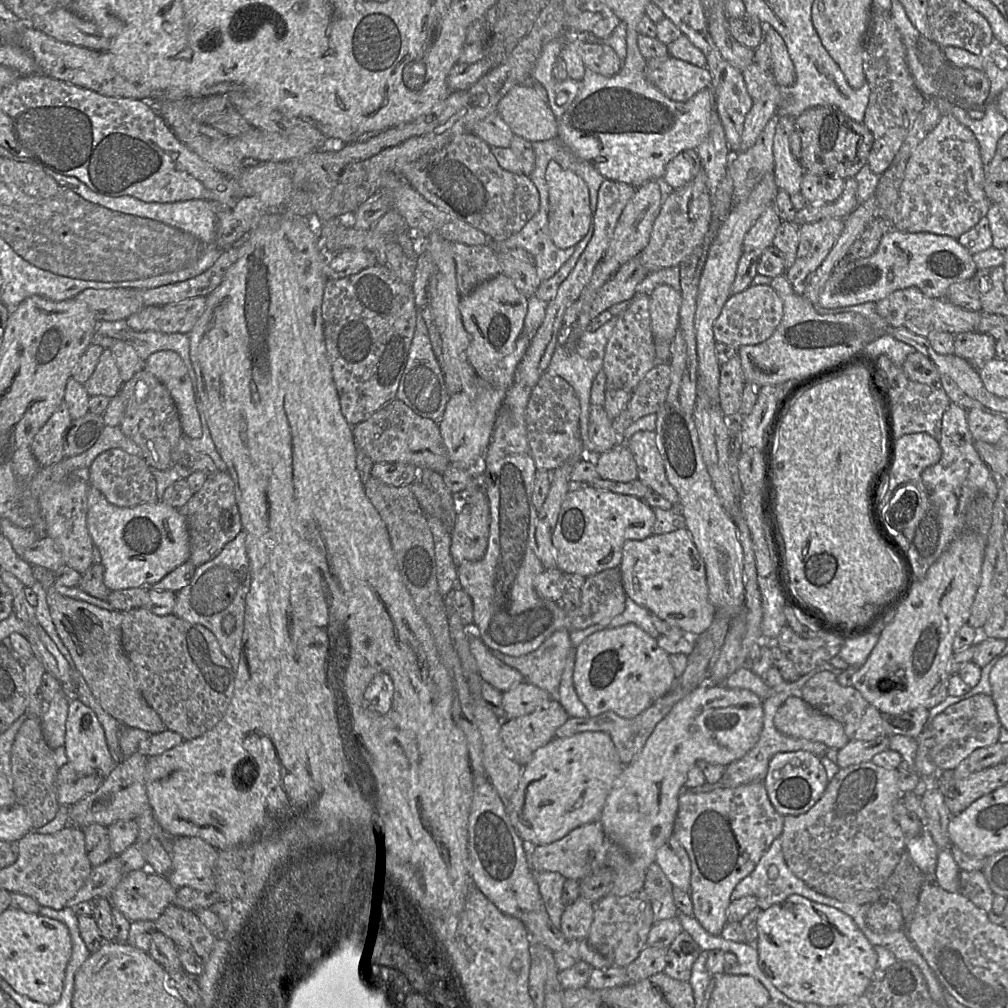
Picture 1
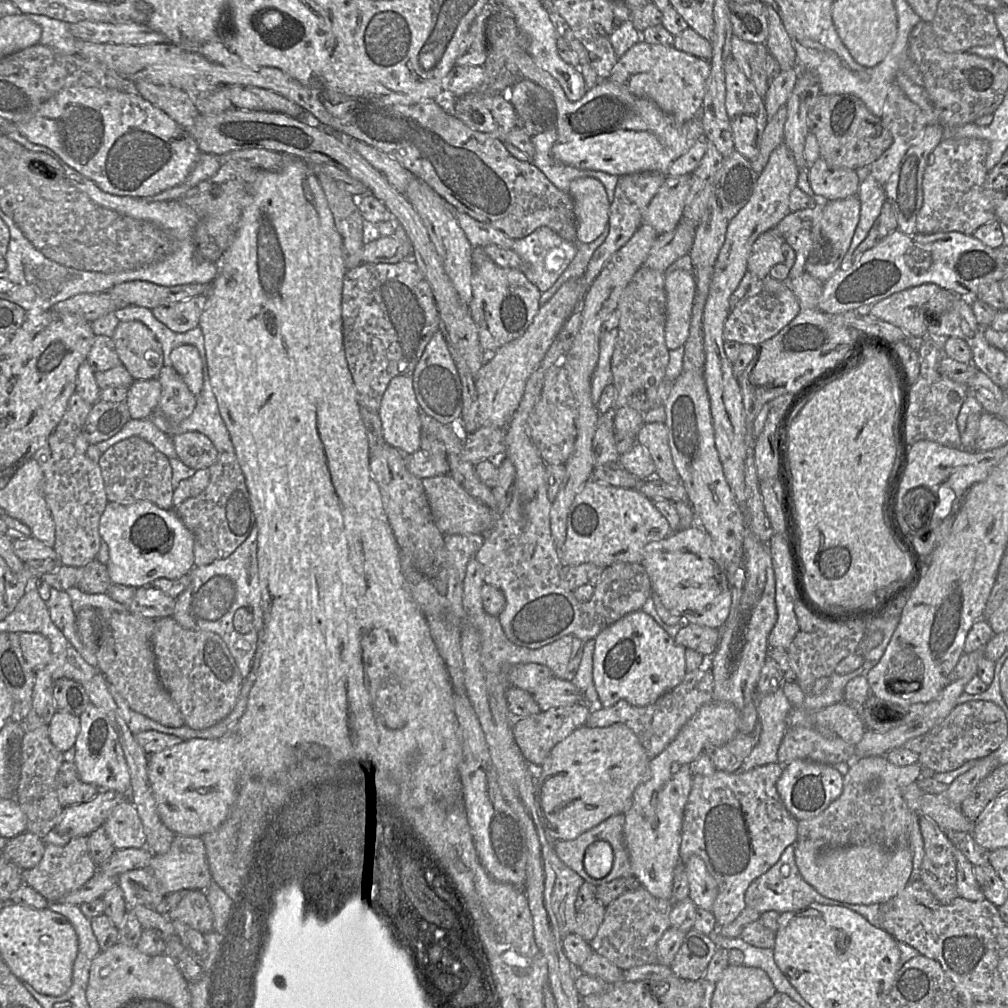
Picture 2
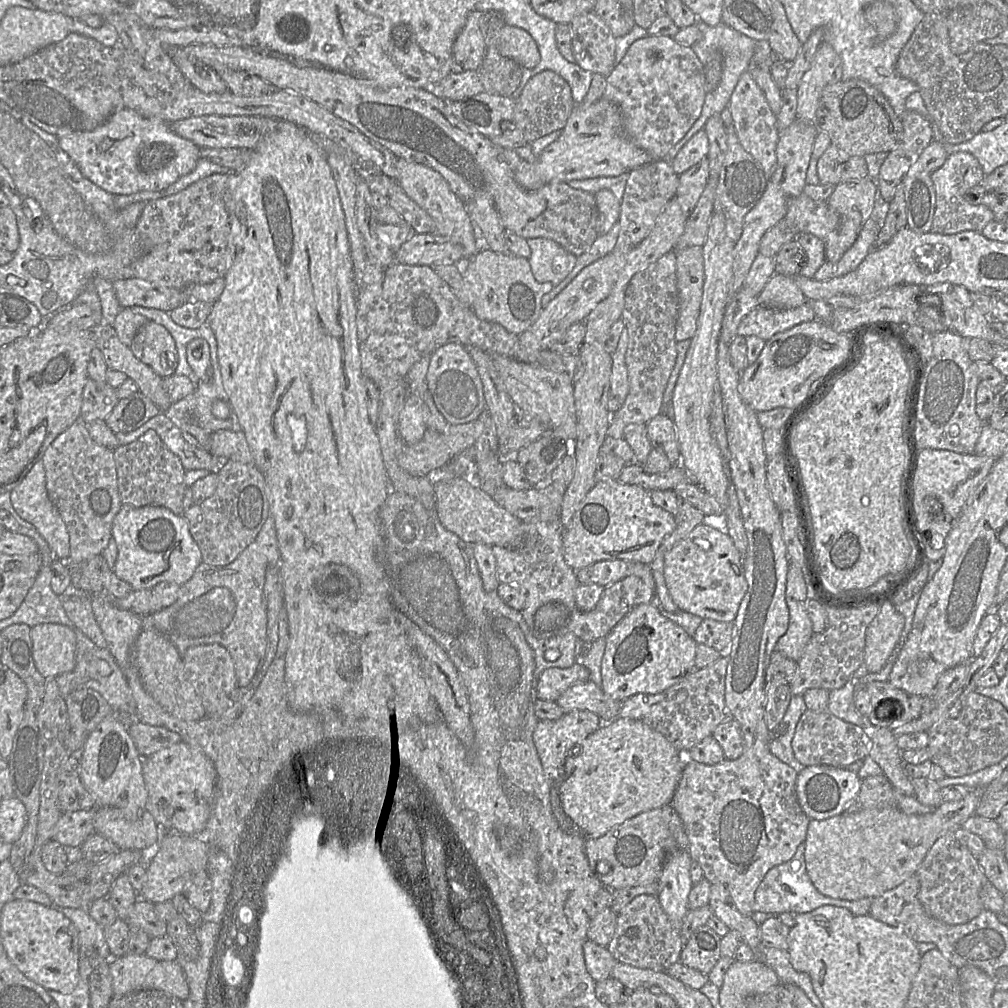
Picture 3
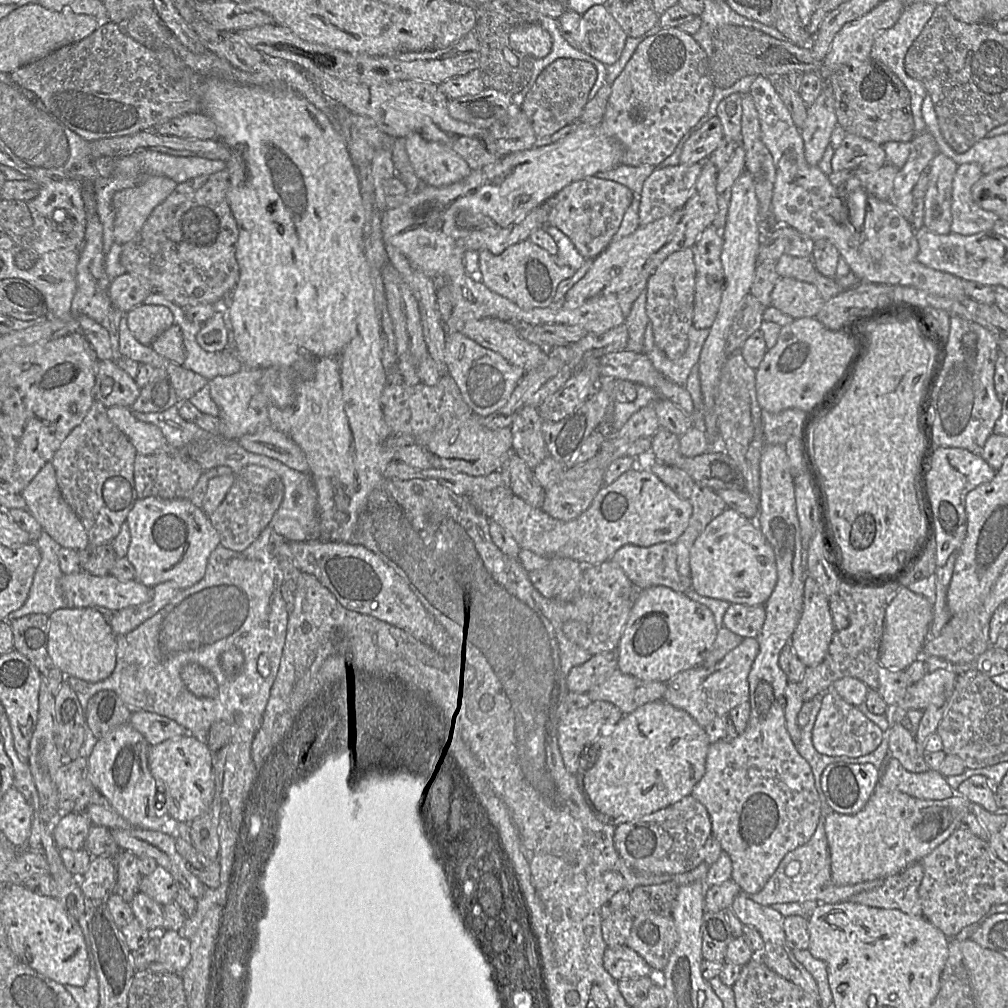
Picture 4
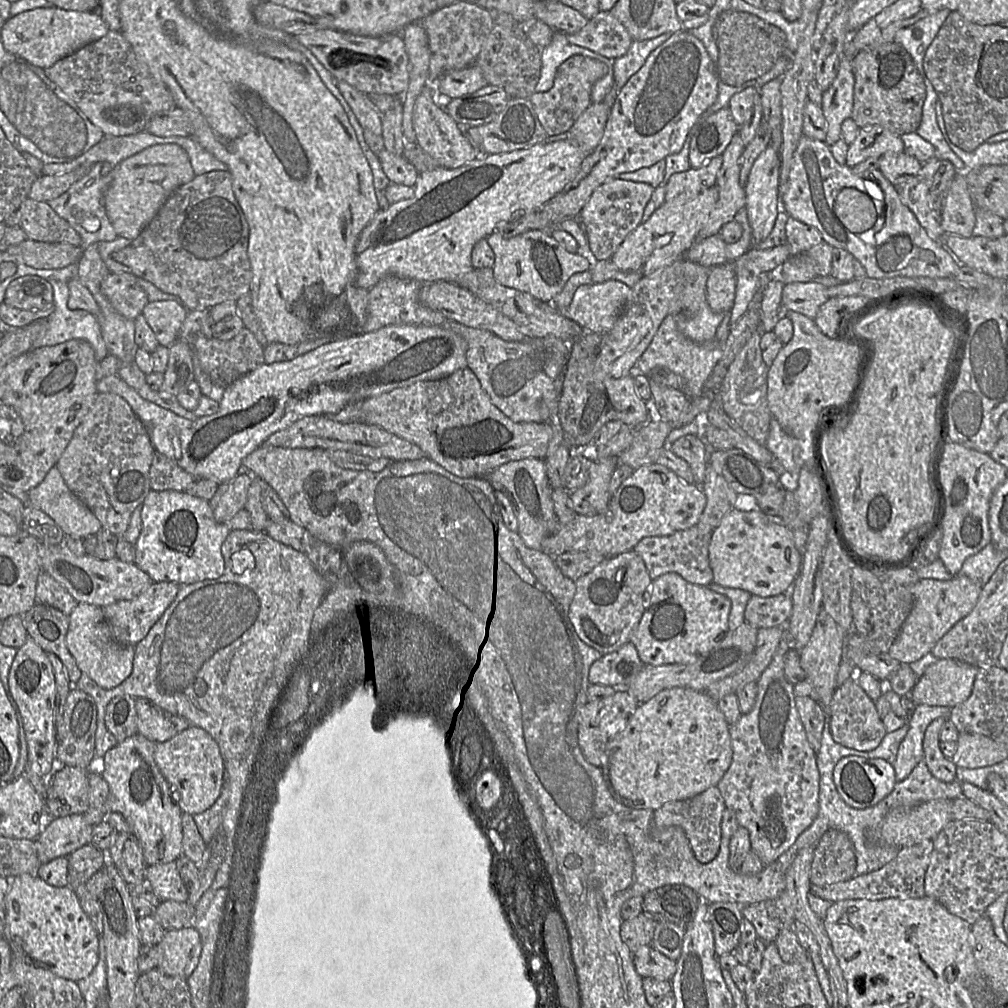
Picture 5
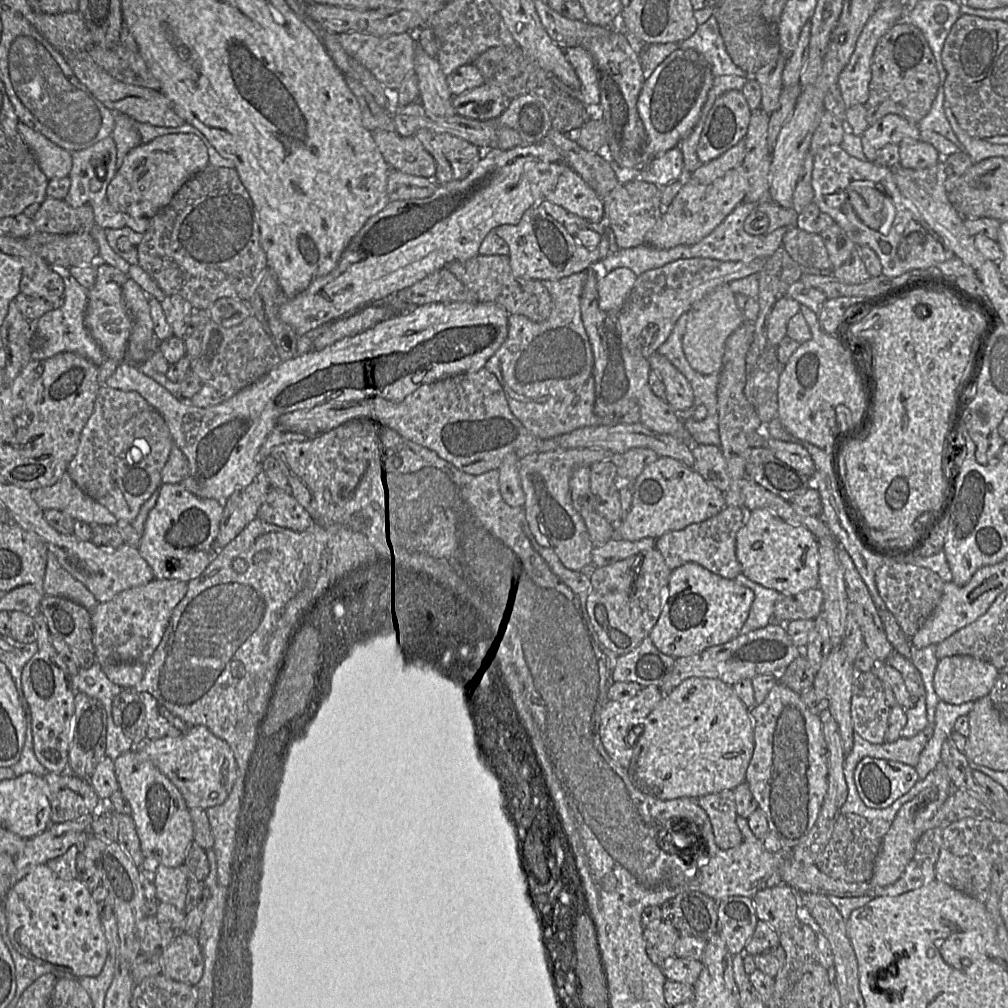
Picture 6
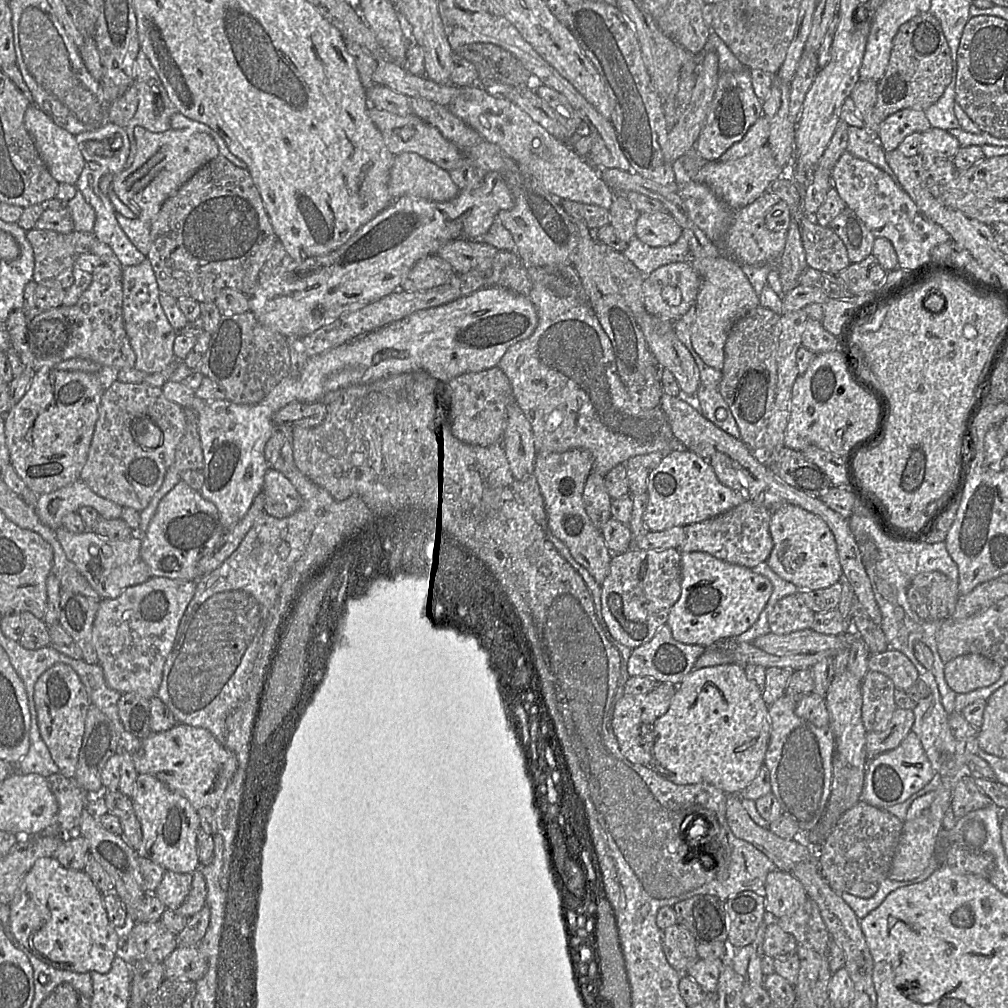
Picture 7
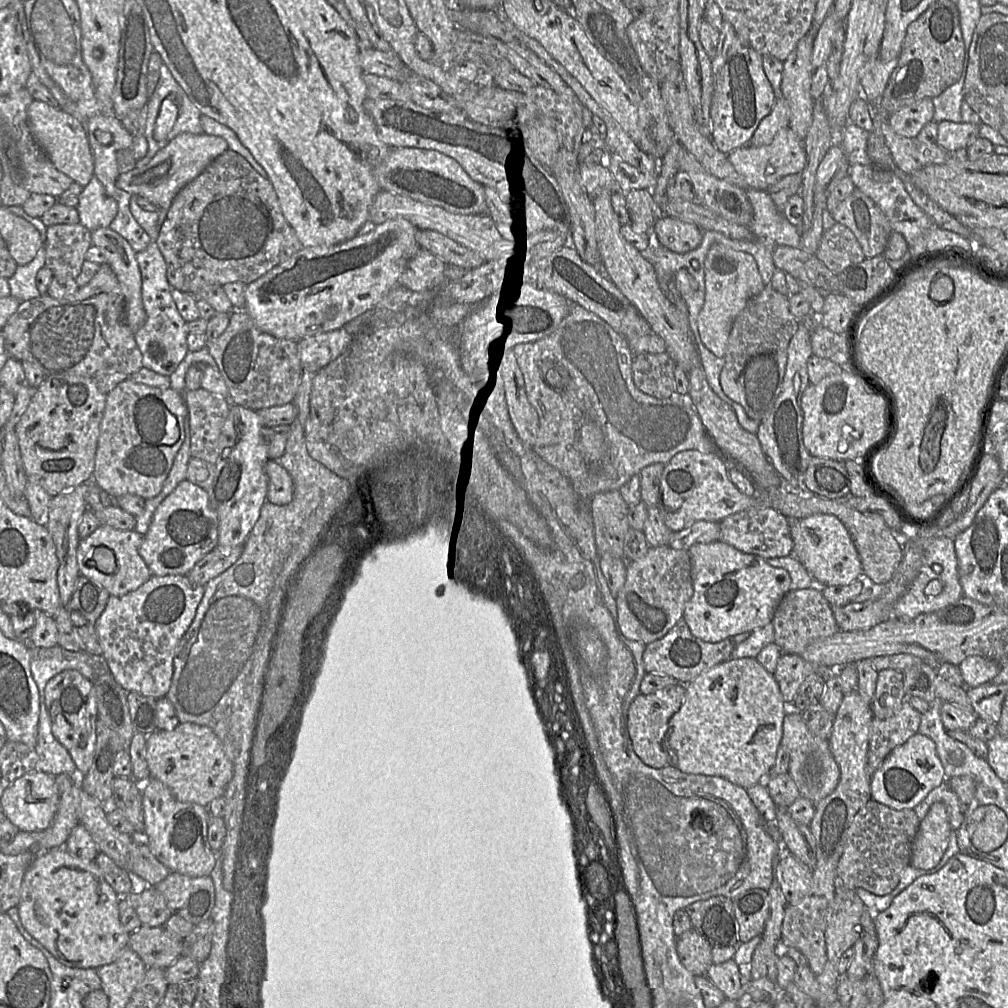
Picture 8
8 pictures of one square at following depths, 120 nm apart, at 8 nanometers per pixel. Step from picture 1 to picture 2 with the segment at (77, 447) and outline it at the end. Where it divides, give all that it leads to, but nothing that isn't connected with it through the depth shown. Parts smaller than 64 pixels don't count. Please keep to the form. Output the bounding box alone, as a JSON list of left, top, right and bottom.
[82,401,130,445]

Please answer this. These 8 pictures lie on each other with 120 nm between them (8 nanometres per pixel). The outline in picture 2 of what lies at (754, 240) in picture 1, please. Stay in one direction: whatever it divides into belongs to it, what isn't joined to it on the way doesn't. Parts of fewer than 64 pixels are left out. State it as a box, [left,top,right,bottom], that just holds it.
[748,228,784,280]

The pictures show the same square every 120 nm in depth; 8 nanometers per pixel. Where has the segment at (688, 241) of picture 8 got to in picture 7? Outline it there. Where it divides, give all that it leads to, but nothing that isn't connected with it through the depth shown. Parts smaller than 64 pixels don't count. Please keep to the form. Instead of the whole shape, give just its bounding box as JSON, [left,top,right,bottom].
[635,212,681,247]

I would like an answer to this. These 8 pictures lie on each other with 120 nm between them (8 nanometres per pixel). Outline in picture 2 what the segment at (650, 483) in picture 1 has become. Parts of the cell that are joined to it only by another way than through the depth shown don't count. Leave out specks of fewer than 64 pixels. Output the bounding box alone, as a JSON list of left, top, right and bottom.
[635,423,682,485]

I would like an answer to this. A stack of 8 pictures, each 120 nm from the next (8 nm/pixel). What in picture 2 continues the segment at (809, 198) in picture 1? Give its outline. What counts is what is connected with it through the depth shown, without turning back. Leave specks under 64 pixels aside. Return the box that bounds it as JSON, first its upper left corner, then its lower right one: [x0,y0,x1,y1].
[809,156,861,201]

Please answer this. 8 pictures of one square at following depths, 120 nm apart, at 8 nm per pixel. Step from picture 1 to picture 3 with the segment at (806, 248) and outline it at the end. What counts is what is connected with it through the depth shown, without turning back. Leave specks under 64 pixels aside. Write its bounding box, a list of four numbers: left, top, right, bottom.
[825,177,878,264]

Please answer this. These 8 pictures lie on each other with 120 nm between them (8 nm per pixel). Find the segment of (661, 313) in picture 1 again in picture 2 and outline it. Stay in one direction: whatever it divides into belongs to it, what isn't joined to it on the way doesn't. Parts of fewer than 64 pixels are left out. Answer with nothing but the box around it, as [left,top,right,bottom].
[665,270,696,350]

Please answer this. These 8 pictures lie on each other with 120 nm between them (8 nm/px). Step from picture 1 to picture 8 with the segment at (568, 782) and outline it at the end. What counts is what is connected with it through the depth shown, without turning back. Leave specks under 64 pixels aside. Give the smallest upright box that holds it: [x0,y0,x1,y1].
[663,657,792,789]

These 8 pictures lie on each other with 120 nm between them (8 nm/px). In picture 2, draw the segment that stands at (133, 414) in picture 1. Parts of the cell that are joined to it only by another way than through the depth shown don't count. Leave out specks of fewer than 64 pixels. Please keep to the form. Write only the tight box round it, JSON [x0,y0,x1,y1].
[157,365,197,424]

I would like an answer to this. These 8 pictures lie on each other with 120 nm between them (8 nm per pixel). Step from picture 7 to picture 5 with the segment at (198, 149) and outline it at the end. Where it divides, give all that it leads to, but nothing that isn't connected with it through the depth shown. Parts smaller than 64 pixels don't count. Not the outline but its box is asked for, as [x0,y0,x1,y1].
[104,144,194,241]

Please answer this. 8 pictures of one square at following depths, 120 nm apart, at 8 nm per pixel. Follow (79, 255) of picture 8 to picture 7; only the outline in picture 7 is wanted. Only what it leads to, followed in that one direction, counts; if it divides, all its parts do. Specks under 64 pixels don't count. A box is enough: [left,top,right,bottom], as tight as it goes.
[26,229,77,290]

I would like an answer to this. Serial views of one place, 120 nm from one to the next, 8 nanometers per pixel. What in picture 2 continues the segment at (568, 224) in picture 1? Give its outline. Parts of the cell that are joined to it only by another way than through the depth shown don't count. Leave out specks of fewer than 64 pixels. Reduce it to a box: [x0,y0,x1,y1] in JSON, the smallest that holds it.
[568,178,610,243]

